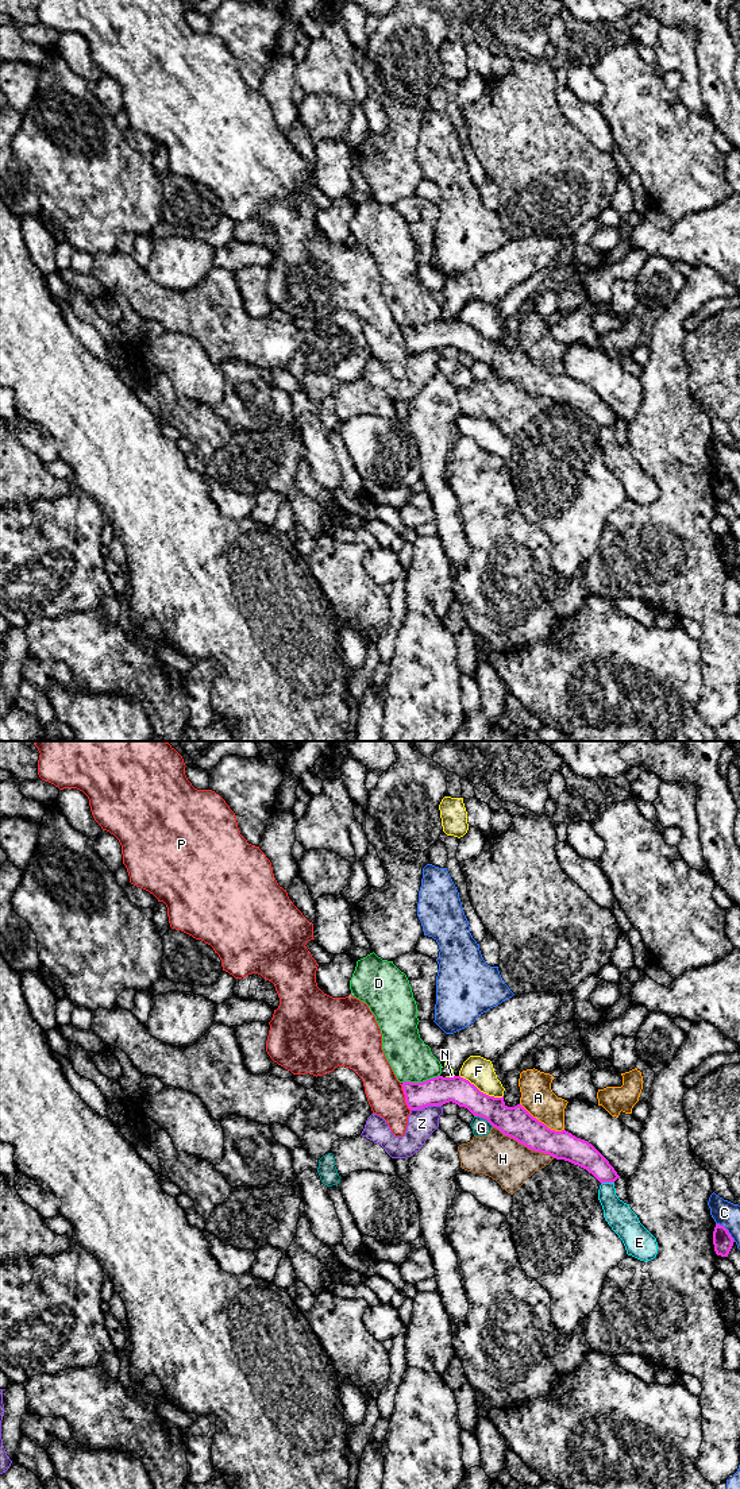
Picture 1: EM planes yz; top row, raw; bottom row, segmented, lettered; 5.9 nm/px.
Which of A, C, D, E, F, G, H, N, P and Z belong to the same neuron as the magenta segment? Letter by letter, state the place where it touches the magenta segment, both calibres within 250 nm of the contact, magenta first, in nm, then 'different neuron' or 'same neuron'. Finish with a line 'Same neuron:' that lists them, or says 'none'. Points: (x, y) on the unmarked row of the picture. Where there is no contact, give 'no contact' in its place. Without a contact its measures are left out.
A: yz (540, 366) | 190/190 nm | different neuron
C: yz (727, 474) | 120/150 nm | different neuron
D: yz (420, 327) | 170/260 nm | different neuron
E: yz (606, 425) | 160/160 nm | different neuron
F: yz (480, 335) | 170/170 nm | different neuron
G: yz (484, 362) | 190/110 nm | different neuron
H: yz (524, 389) | 190/260 nm | different neuron
N: yz (450, 321) | 170/20 nm | different neuron
P: yz (405, 342) | 170/220 nm | different neuron
Z: yz (426, 350) | 170/170 nm | different neuron
Same neuron: none

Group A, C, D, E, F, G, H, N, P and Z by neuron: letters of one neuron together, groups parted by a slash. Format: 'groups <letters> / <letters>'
groups A / C / D / E / F / G / H / N Z / P

